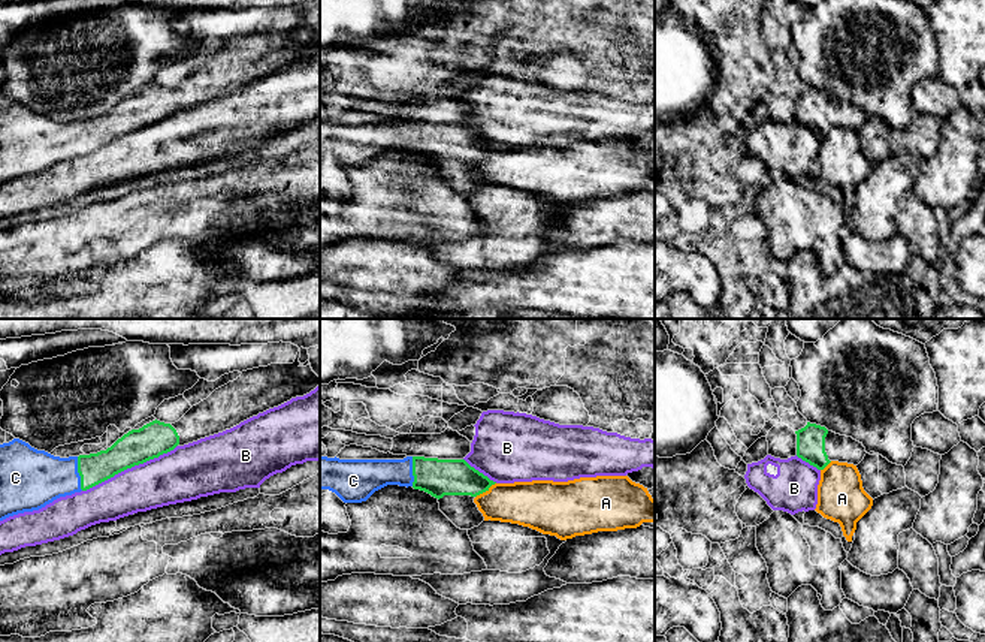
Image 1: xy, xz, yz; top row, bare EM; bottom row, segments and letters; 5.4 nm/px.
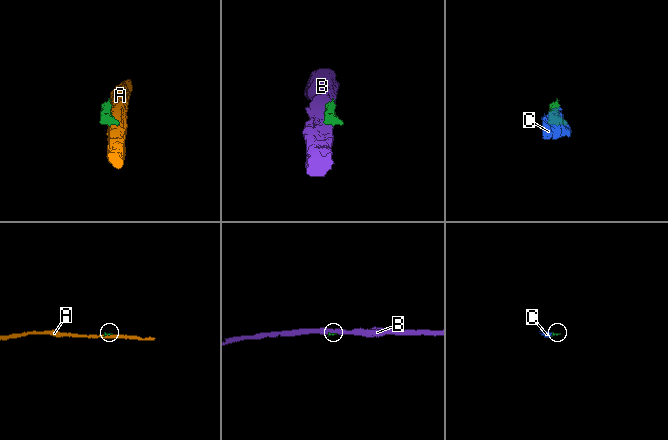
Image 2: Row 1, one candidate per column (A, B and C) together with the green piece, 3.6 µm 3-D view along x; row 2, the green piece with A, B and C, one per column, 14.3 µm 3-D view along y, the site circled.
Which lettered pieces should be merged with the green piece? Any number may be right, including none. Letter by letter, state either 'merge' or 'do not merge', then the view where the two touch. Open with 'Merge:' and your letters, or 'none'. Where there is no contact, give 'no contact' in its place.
Merge: C
A: do not merge; meets green in xz
B: do not merge; meets green in xy
C: merge; meets green in xy

